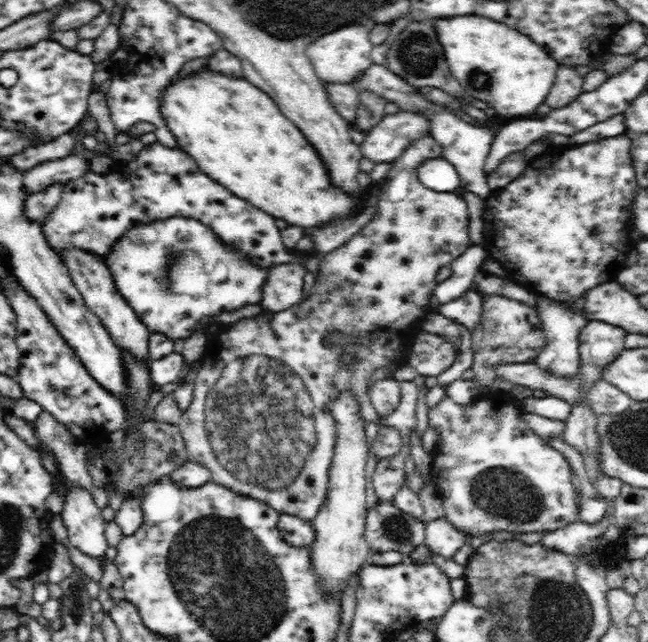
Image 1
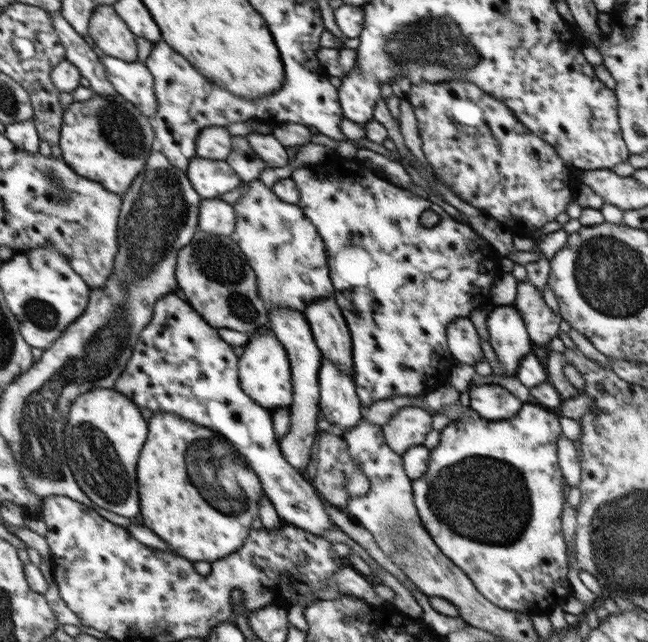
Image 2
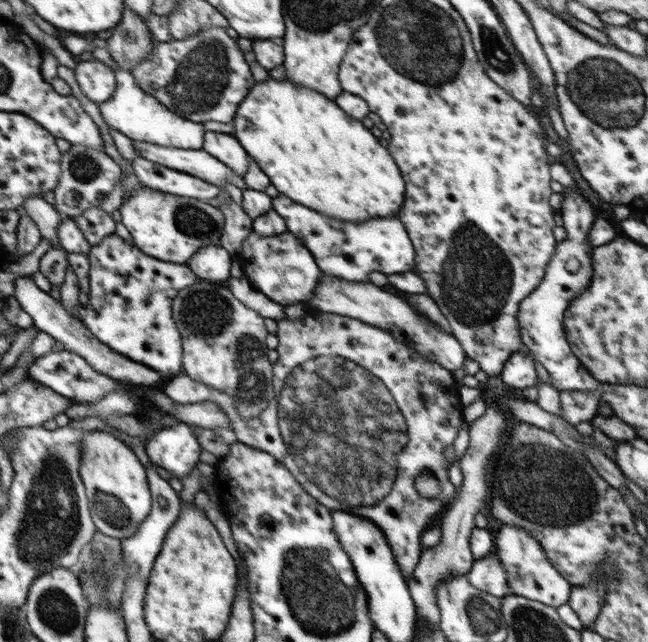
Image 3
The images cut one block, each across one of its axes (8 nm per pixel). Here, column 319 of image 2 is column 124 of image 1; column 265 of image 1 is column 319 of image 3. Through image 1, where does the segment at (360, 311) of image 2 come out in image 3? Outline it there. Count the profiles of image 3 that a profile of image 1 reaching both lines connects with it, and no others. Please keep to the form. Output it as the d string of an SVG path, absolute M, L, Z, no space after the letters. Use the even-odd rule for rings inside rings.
M282 193L272 197L274 210L285 220L287 230L310 251L320 270L328 276L336 276L348 282L368 282L370 272L400 274L415 268L416 254L404 223L399 217L374 217L366 221L342 222L330 220L316 210L310 210L298 202L292 202Z

